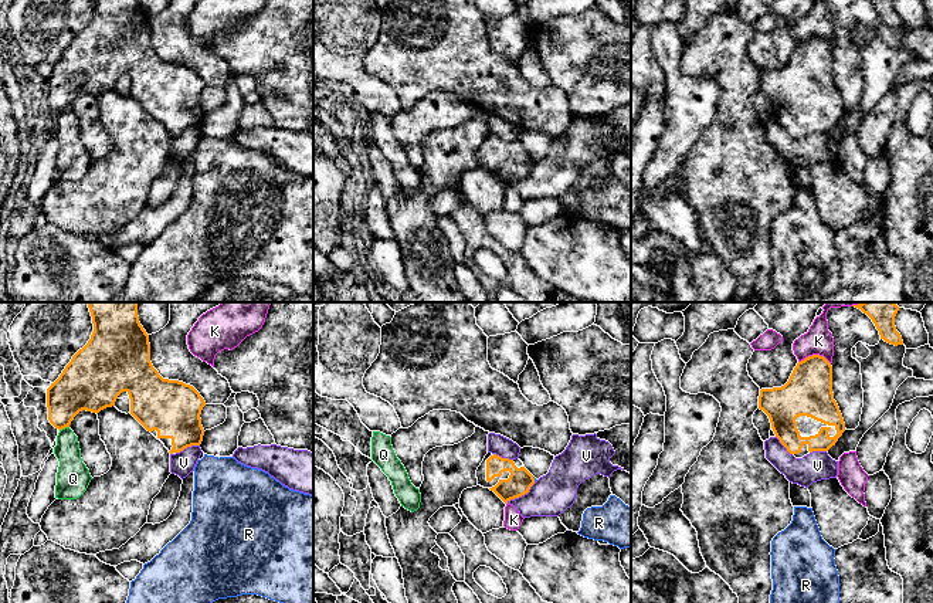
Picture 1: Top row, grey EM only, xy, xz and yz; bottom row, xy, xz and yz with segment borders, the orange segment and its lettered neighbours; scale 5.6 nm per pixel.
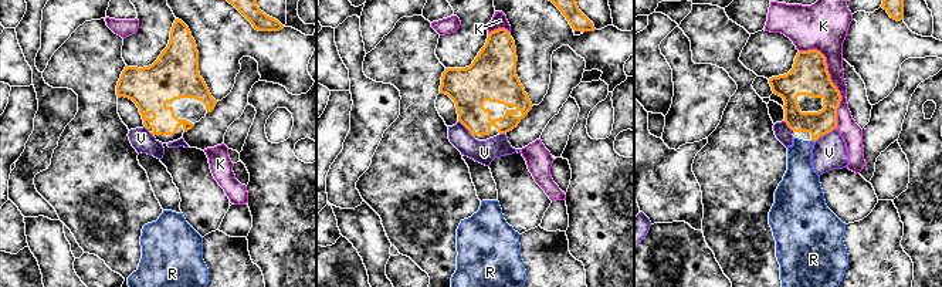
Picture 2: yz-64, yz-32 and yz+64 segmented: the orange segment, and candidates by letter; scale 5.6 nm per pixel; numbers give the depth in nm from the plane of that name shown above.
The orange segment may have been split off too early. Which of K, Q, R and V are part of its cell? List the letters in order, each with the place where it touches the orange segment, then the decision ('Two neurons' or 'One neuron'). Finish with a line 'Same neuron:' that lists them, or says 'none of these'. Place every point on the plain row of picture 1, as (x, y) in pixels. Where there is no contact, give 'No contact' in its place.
K: Touches orange at yz (814, 37). Two neurons
Q: Touches orange at xy (64, 109). Two neurons
R: Touches orange at xz (533, 161). One neuron
V: Touches orange at xz (522, 176). Two neurons
Same neuron: R

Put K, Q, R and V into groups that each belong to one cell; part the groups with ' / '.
K / Q / R / V

